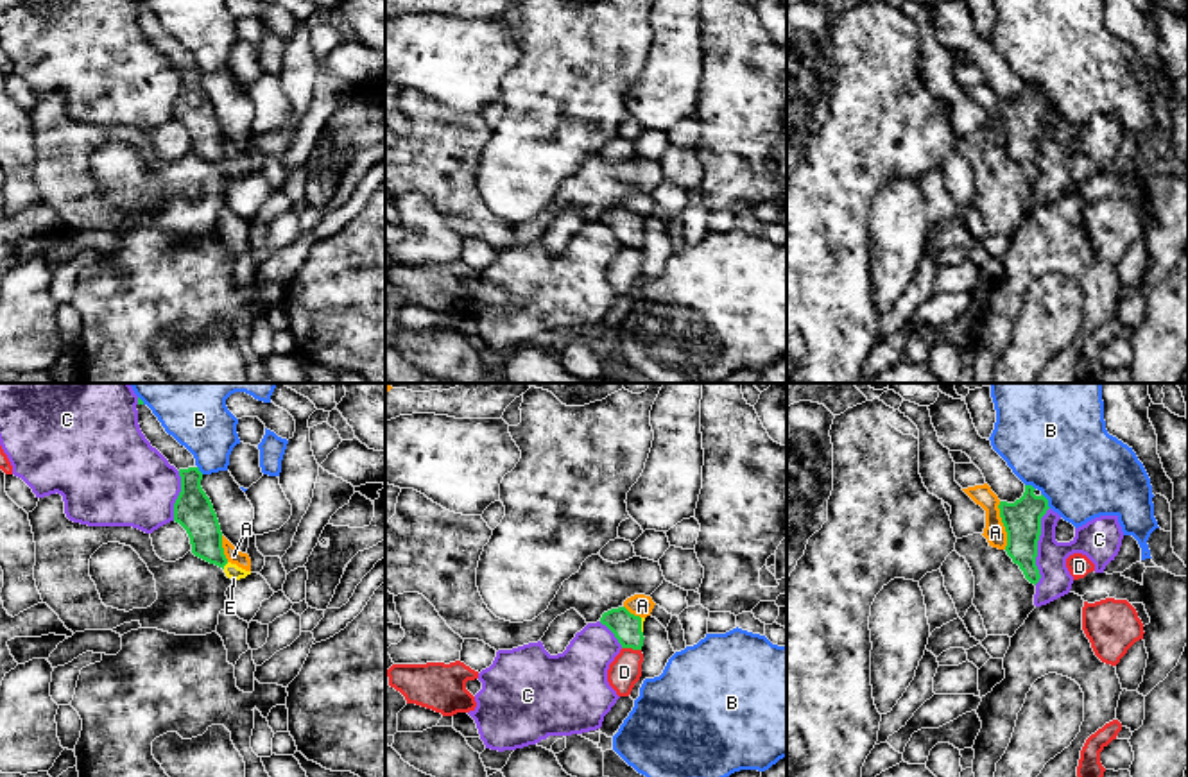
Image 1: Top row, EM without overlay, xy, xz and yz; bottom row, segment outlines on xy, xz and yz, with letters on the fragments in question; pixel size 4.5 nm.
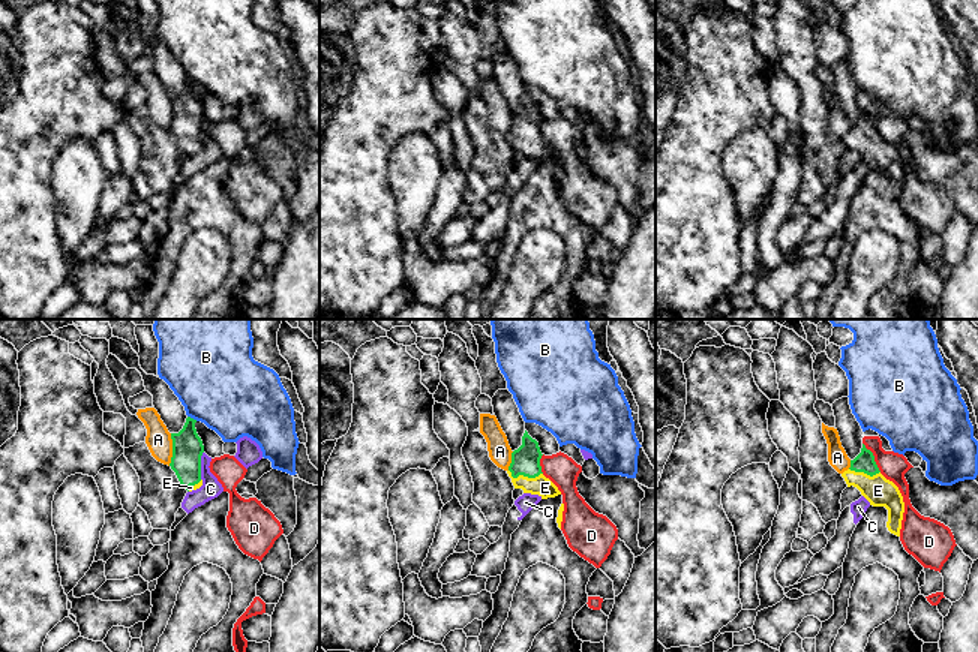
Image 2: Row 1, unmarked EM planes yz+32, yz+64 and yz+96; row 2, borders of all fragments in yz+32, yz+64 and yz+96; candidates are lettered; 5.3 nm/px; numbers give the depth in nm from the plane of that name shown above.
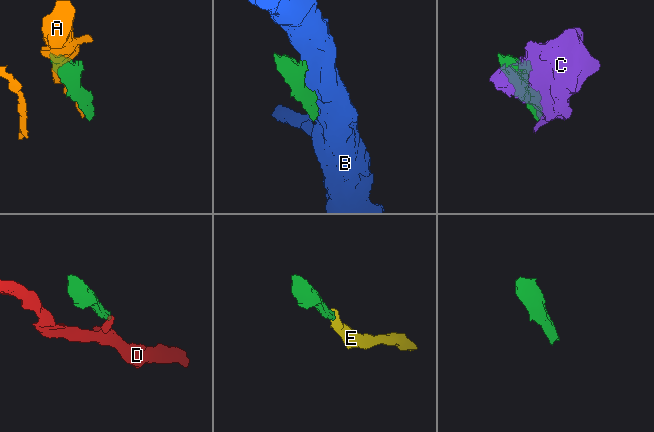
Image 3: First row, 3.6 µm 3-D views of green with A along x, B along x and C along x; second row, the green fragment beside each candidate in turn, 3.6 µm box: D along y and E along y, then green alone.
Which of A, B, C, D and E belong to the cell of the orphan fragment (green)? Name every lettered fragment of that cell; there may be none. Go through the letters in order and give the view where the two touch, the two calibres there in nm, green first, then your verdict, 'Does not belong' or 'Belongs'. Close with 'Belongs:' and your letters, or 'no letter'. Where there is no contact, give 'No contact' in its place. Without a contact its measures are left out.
A: Touches green in yz. Thickness 170 nm (green) against 100 nm. Does not belong
B: Touches green in yz. Thickness 170 nm (green) against 420 nm. Does not belong
C: Touches green in yz. Thickness 170 nm (green) against 150 nm. Does not belong
D: Touches green in xz. Thickness 130 nm (green) against 150 nm. Does not belong
E: Touches green in xy. Thickness 160 nm (green) against 70 nm. Belongs
Belongs: E

